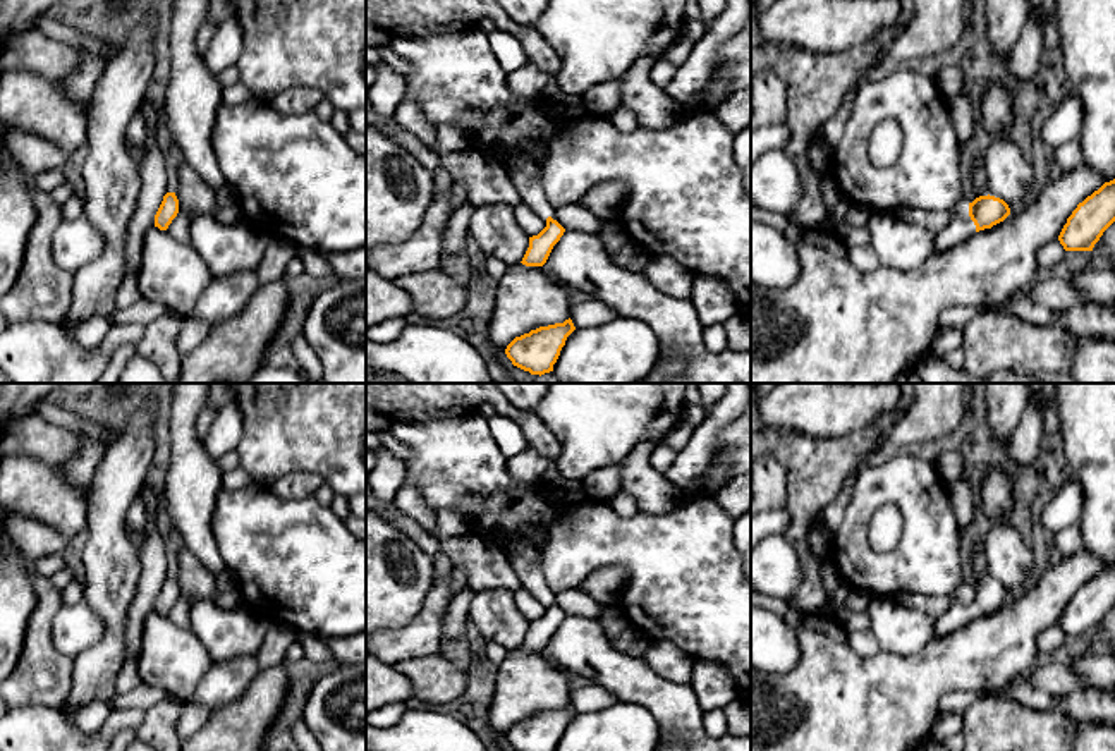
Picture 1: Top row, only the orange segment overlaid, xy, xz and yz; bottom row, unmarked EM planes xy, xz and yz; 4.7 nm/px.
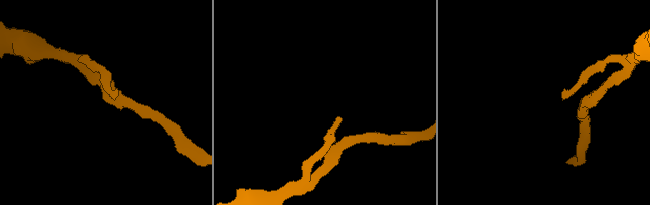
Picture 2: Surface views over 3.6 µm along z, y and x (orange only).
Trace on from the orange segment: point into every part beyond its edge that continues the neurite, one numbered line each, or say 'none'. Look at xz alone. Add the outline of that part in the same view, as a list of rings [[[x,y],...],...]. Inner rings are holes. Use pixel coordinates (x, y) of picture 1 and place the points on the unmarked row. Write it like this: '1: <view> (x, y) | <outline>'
none

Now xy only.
none

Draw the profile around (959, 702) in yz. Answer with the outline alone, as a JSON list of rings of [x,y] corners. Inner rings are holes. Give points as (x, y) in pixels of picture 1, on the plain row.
[[[1005,689],[998,691],[984,691],[984,693],[974,693],[974,691],[954,691],[945,694],[940,699],[940,711],[954,711],[954,713],[966,713],[979,698],[995,698],[995,696],[1003,696]]]

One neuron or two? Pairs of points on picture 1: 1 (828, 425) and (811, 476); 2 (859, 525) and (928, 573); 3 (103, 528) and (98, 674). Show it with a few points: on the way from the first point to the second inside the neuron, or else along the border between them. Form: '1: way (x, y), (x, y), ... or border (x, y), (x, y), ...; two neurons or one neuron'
1: border (865, 427), (834, 437), (808, 437), (785, 430); two neurons
2: way (859, 547), (883, 571), (906, 571); one neuron
3: way (112, 564), (112, 638); one neuron

